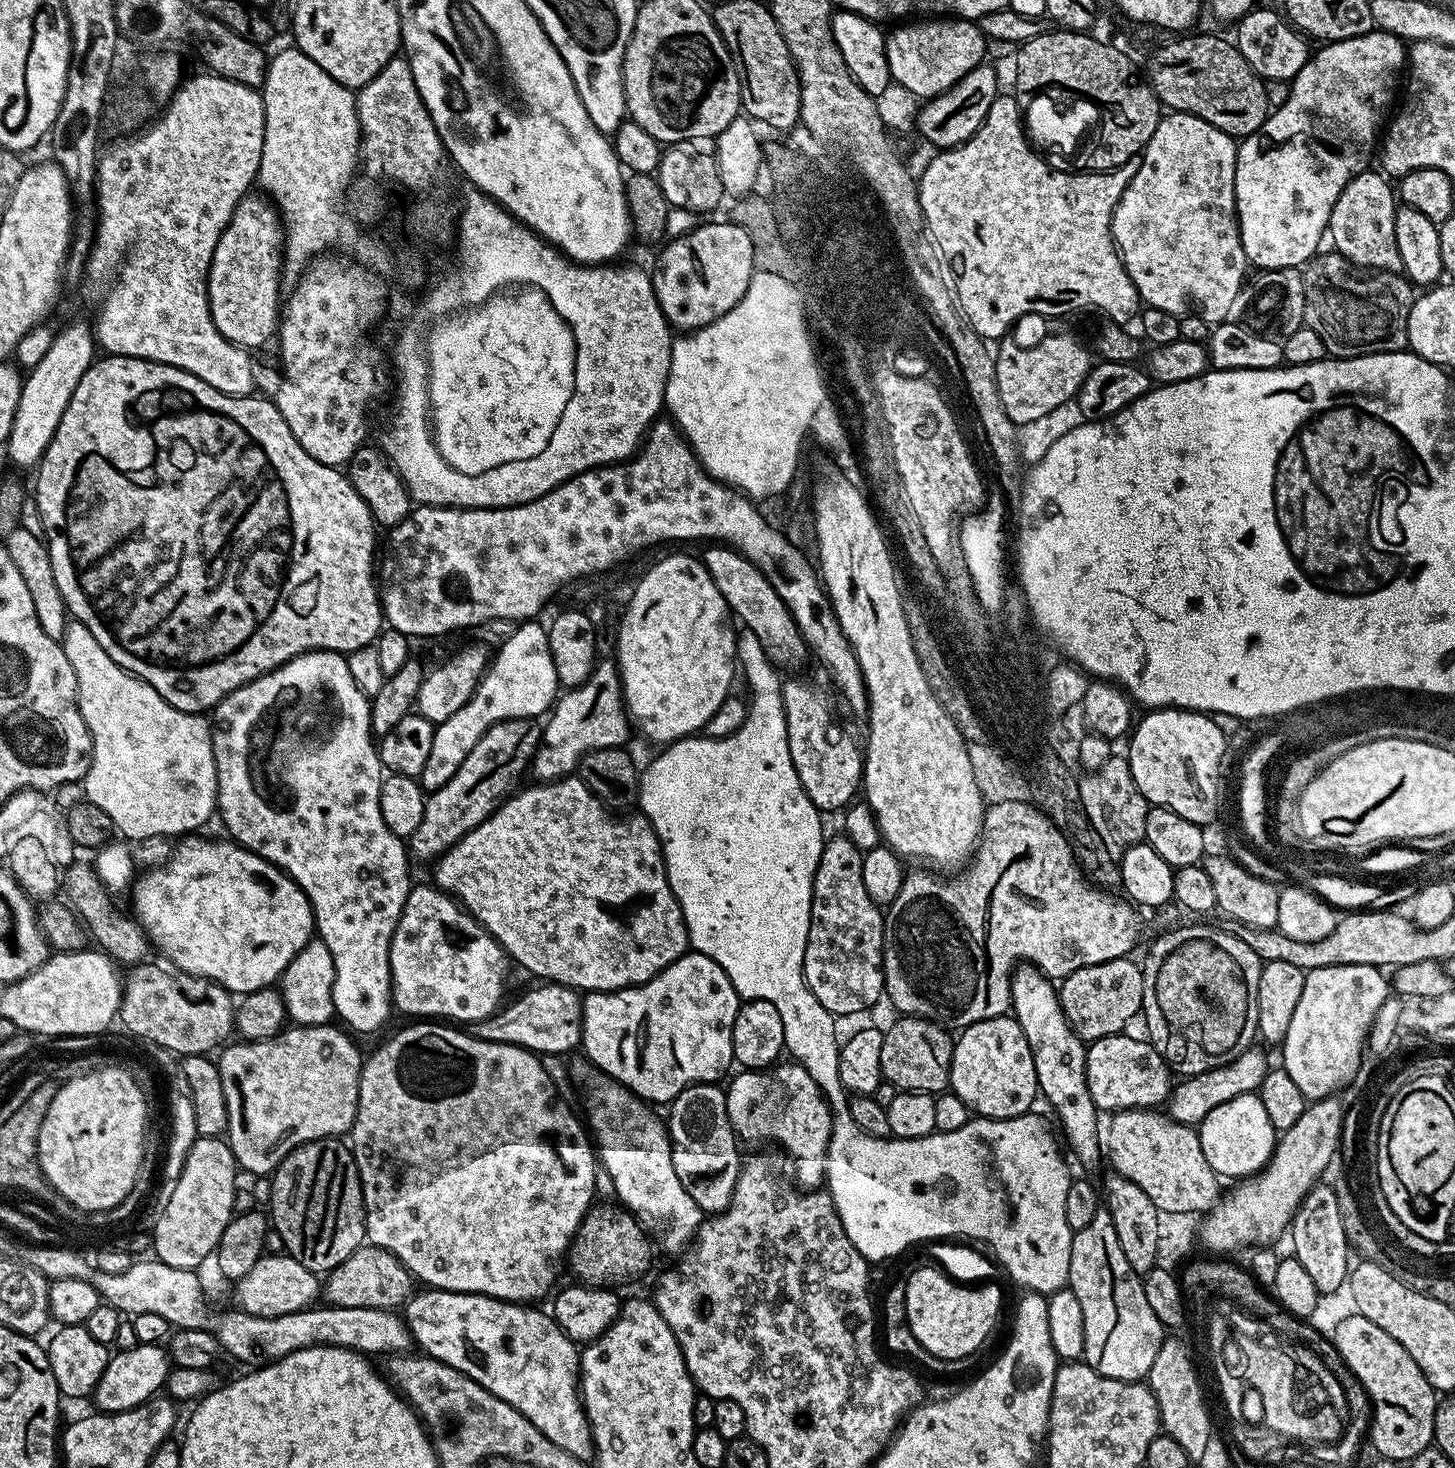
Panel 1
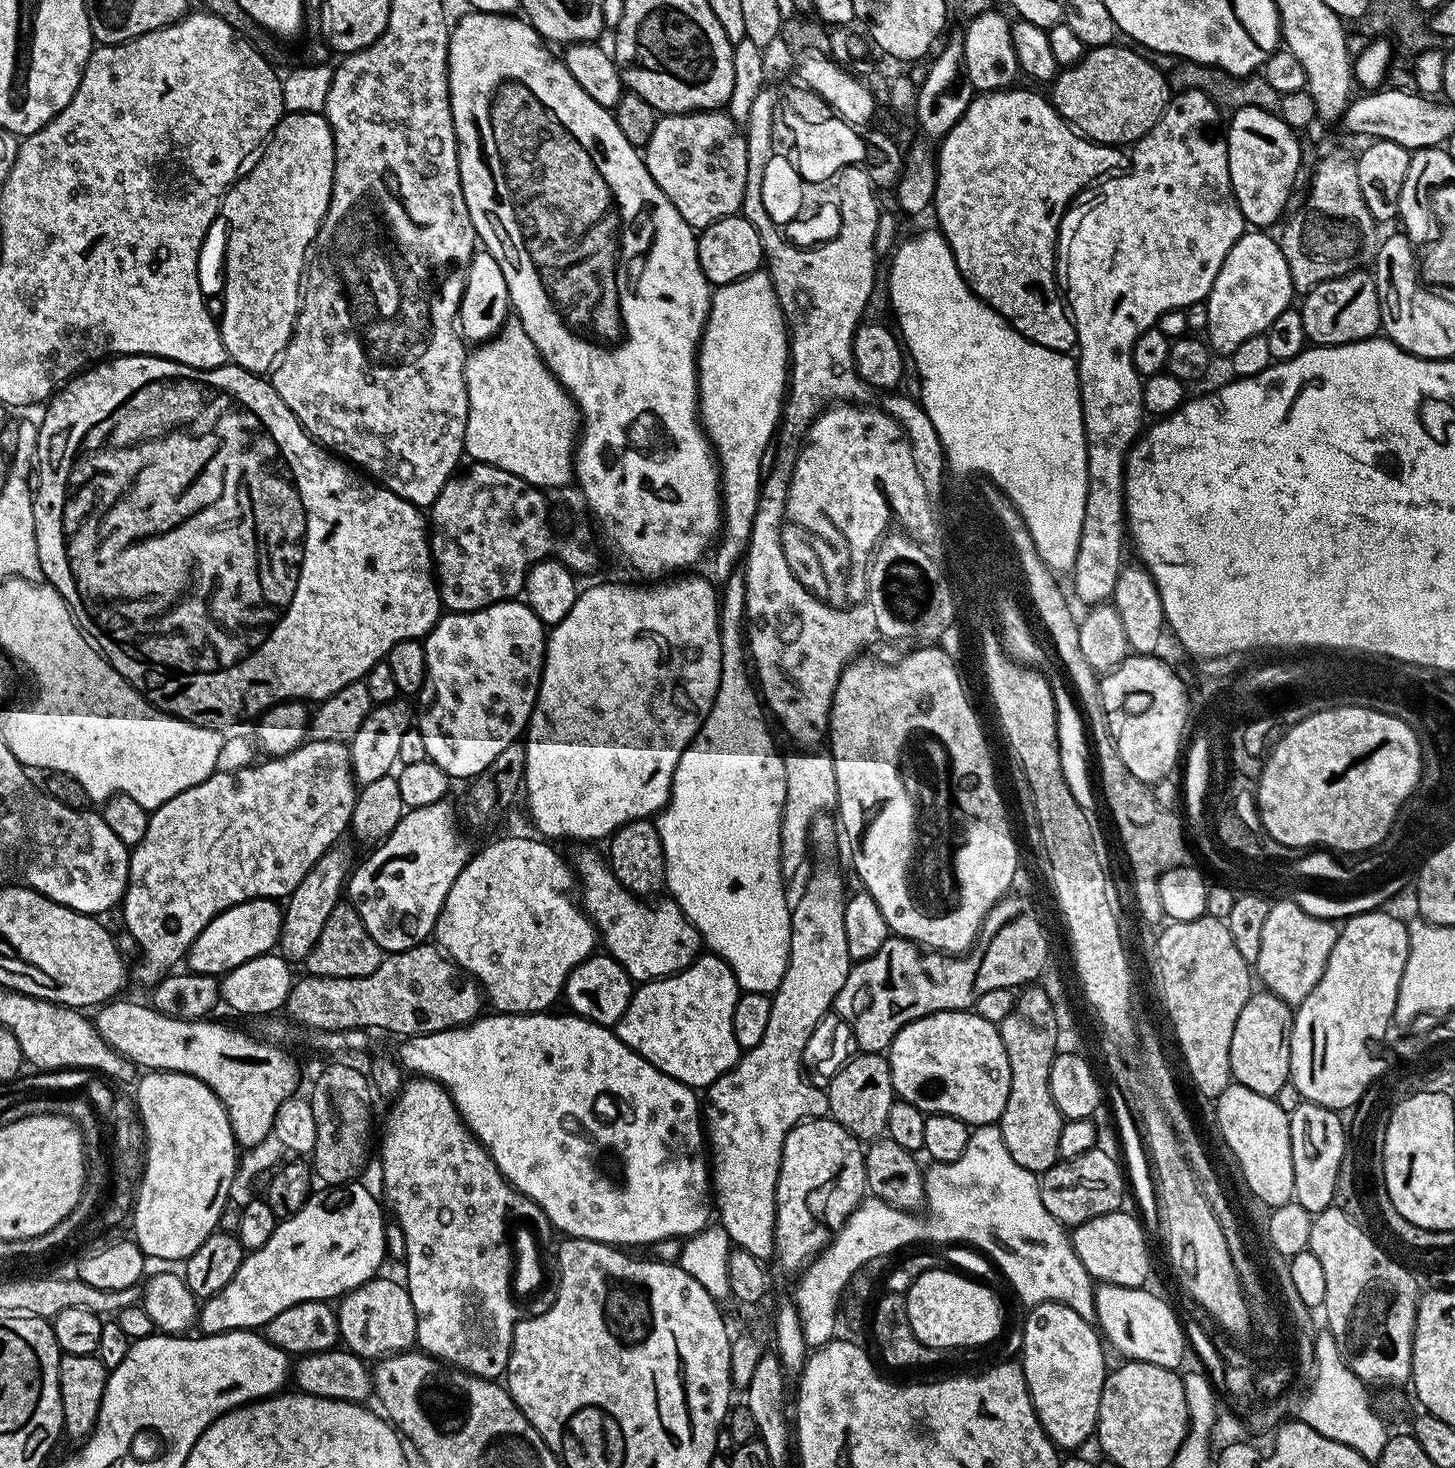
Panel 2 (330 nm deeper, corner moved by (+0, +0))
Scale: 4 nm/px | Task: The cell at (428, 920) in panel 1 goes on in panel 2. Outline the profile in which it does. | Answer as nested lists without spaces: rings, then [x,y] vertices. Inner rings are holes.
[[[504,836],[501,840],[496,840],[493,844],[485,846],[481,852],[477,851],[472,859],[458,874],[454,886],[450,886],[450,894],[446,894],[446,902],[436,919],[434,929],[434,940],[442,949],[445,956],[452,959],[460,968],[460,971],[467,974],[471,979],[480,985],[483,995],[493,1004],[495,1011],[500,1014],[531,1014],[534,1012],[544,1012],[555,1000],[561,999],[564,991],[564,983],[569,974],[577,966],[593,955],[598,948],[598,933],[588,918],[588,913],[583,907],[578,906],[568,897],[568,891],[574,888],[574,872],[568,869],[568,864],[555,852],[551,843],[543,839],[535,838],[531,840],[528,836]]]

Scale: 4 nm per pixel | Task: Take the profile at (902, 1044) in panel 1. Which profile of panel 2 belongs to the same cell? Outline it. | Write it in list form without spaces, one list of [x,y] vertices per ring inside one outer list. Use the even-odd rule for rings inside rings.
[[[866,1052],[853,1056],[851,1060],[846,1062],[846,1066],[842,1066],[842,1070],[838,1070],[838,1074],[834,1074],[834,1078],[828,1081],[826,1091],[828,1094],[828,1116],[837,1120],[857,1140],[871,1142],[885,1135],[890,1106],[894,1099],[892,1075],[890,1074],[887,1055],[878,1052]]]

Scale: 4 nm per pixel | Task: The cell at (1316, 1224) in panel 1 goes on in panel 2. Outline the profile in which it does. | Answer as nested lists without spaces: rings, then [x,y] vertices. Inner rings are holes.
[[[1302,1102],[1288,1118],[1290,1126],[1290,1146],[1294,1162],[1295,1203],[1310,1213],[1321,1212],[1333,1207],[1334,1182],[1337,1181],[1339,1163],[1346,1149],[1346,1124],[1340,1121],[1341,1113],[1317,1104]]]

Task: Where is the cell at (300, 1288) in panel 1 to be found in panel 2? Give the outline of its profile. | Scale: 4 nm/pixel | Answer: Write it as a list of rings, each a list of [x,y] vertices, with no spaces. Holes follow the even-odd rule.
[[[380,1279],[367,1280],[353,1292],[345,1292],[336,1308],[343,1347],[368,1362],[407,1352],[416,1344],[414,1302],[410,1302],[407,1287],[401,1281]]]

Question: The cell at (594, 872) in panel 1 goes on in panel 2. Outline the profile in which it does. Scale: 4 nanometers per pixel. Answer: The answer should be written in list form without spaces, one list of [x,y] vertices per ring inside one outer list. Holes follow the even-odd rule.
[[[600,860],[582,865],[580,872],[578,868],[578,884],[584,887],[582,907],[602,941],[603,951],[613,956],[636,982],[662,980],[690,967],[701,955],[702,941],[700,931],[690,923],[687,914],[671,898],[647,908],[647,903],[626,891],[611,867]]]

